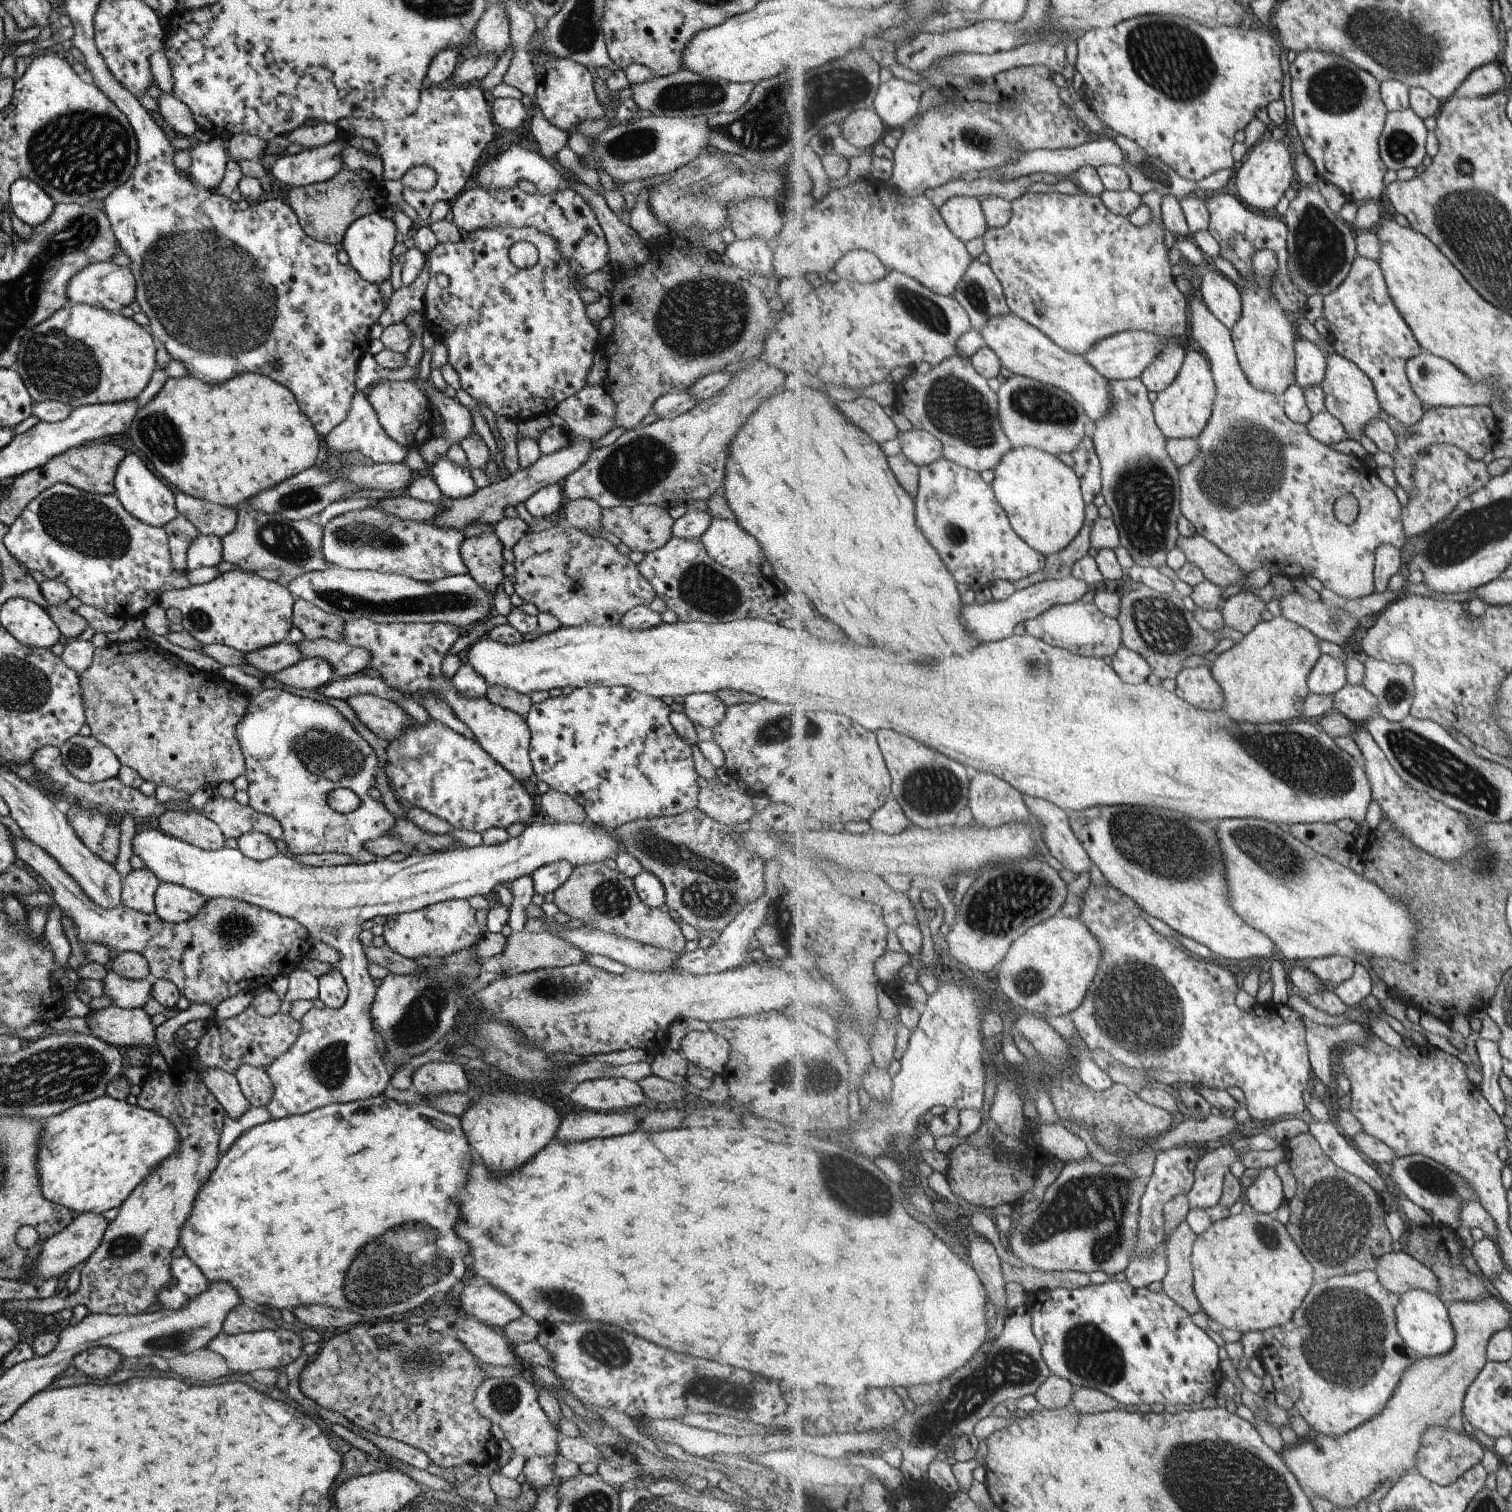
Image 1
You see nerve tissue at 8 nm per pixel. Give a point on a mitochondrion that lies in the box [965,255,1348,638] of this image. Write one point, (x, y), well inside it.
(1242, 470)

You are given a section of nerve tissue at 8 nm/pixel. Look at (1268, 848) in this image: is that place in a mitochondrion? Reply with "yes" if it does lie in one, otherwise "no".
yes

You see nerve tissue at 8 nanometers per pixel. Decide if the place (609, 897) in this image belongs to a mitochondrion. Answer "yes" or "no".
yes

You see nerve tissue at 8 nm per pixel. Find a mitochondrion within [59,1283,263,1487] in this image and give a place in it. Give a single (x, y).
(178, 1338)

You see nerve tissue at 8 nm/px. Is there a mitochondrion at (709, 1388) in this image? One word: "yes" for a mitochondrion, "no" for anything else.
yes

